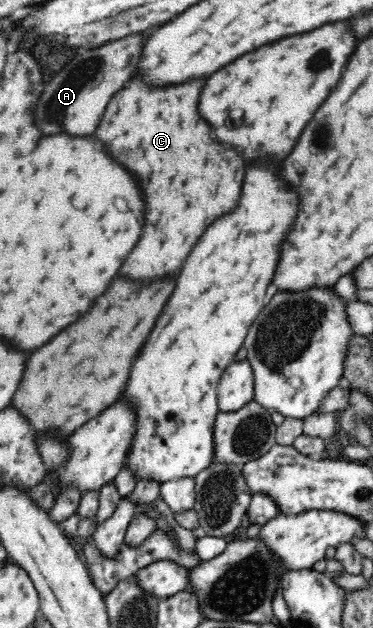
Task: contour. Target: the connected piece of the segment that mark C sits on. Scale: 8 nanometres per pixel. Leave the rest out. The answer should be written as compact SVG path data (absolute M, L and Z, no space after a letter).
M136 72L127 81L129 86L122 88L113 95L105 108L105 116L99 122L95 136L103 142L105 149L123 168L135 174L139 188L145 192L145 226L141 240L135 245L135 250L127 256L127 262L121 267L121 276L129 280L151 282L159 278L169 278L179 272L185 258L203 236L203 232L221 216L236 210L241 199L241 186L245 176L243 156L237 154L229 146L219 146L211 138L211 126L203 122L197 114L199 92L205 80L187 82L175 88L149 88L142 76Z

